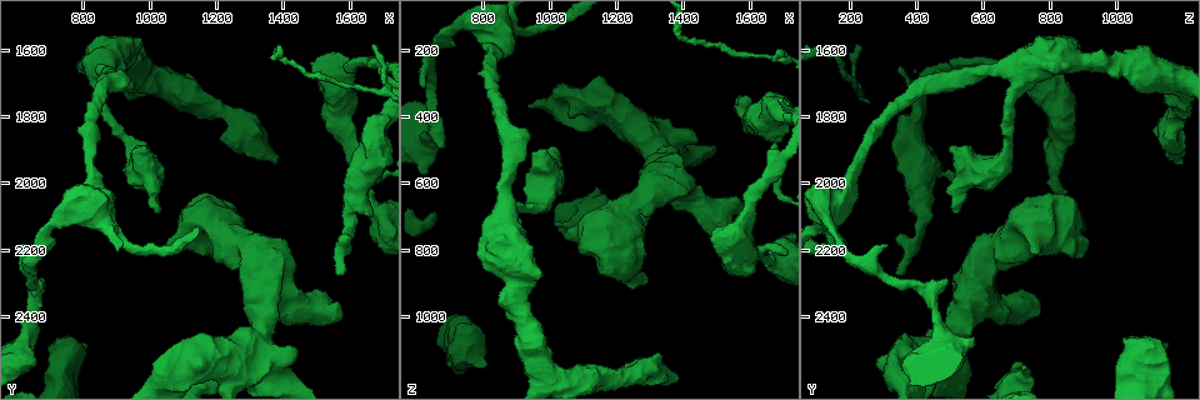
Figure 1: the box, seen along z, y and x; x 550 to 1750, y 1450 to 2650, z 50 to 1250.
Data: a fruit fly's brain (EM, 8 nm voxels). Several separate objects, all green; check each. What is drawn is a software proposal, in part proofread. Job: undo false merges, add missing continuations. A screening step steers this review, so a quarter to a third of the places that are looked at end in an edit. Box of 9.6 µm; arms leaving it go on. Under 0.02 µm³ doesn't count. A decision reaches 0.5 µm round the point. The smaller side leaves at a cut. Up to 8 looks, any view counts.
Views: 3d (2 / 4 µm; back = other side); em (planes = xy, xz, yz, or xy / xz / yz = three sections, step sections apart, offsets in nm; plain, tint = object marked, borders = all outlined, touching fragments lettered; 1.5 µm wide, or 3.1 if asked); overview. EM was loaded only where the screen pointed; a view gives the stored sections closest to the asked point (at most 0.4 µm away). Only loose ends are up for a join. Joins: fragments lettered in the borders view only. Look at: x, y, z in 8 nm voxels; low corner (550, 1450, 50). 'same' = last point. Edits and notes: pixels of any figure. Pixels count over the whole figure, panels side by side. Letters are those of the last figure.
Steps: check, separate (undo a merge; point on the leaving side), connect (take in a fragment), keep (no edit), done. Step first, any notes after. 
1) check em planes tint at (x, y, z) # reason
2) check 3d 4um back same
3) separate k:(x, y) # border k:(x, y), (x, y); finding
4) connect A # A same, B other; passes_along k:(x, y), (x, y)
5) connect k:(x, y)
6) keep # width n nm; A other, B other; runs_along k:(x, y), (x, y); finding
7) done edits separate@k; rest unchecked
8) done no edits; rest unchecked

check em xy step 8 tint at (1170, 2210, 790)

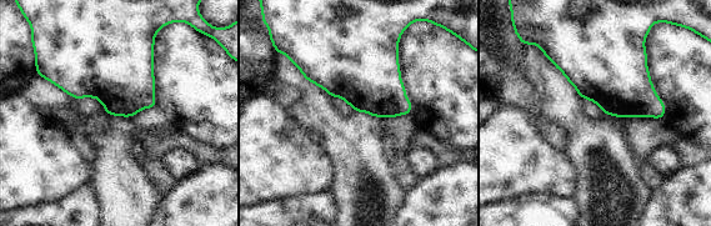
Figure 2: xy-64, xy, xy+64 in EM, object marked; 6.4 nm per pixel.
check em xz step 4 borders same # cut it another way

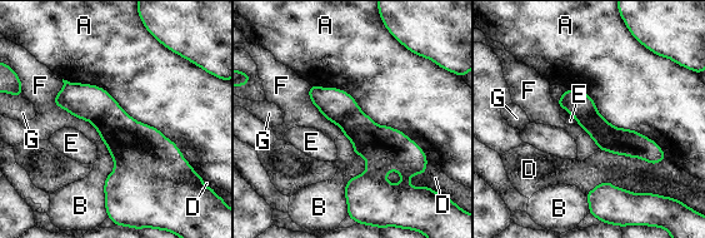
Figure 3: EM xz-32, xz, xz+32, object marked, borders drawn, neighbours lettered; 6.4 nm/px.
keep # A other, B other, D other, E other, F other, G other; border 3:(63, 78), (104, 88), (186, 160); none of them fits

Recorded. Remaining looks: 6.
check em xz step 4 borders at (1020, 2550, 720) # free end

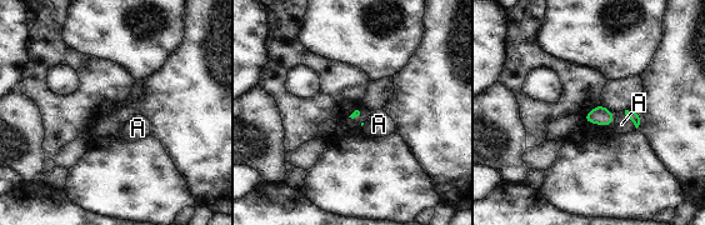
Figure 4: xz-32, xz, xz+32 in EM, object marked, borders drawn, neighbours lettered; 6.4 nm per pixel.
keep # A other; border 4:(624, 111), (636, 129); none of them fits

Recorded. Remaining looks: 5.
check 3d 4um at (1670, 1960, 460) # sudden change in width

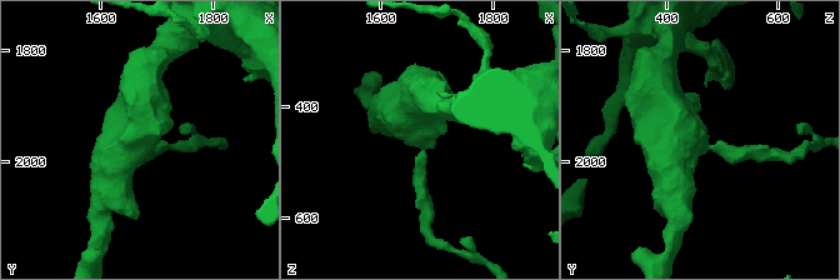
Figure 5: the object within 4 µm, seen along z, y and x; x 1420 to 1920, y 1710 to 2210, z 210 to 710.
check em planes tint at (1675, 1955, 455)

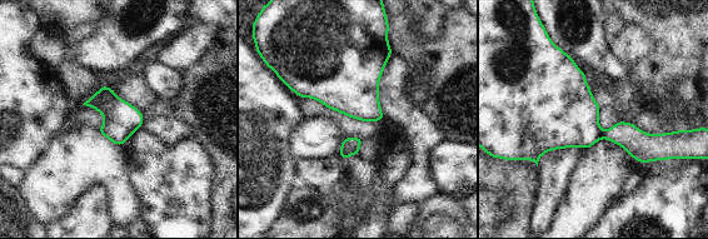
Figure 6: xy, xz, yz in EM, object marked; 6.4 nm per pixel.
check em planes borders same # see the neighbours

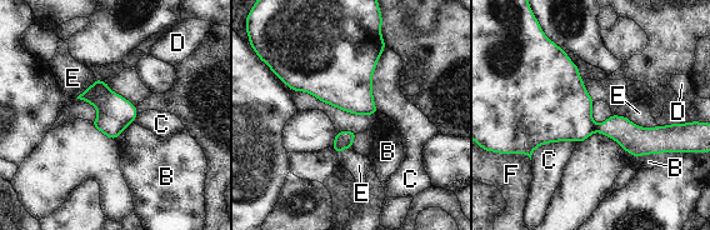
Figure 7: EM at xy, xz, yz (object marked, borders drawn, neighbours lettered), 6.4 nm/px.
separate 7:(631, 138) # width 220 nm; longest_contact C 420 nm; B other, C other, D other, E other, F other; two cells meet here

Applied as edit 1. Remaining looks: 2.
done edits separate@7; rest unchecked

